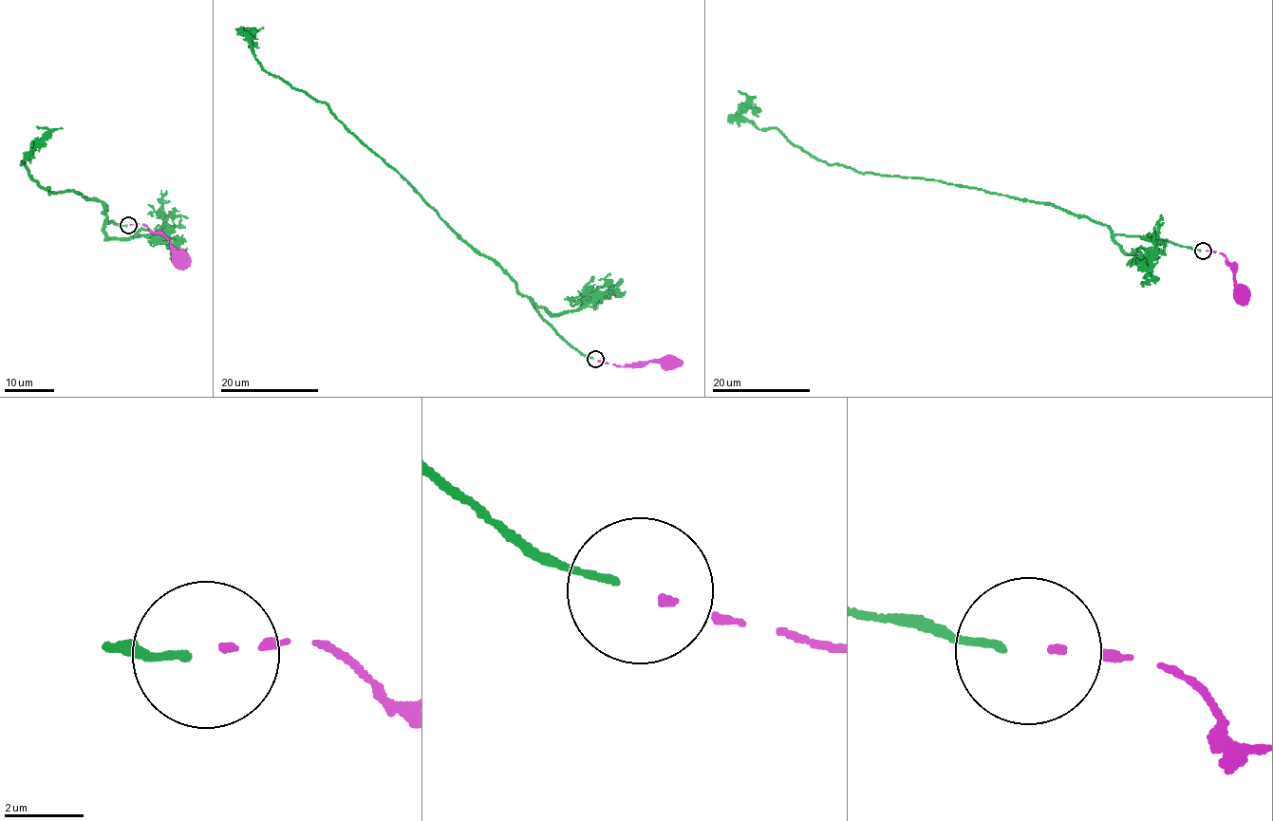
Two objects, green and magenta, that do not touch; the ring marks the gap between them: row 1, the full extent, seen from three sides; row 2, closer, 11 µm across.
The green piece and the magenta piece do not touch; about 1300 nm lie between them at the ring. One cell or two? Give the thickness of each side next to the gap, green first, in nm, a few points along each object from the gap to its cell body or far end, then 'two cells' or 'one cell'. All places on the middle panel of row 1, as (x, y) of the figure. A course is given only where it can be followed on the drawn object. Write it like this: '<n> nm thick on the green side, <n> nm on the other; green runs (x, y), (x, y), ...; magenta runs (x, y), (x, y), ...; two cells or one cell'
190 nm thick on the green side, 150 nm on the other; green runs (593, 358), (563, 338), (505, 270), (480, 255), (327, 105), (265, 71), (248, 37), (252, 29), (235, 28); magenta runs (598, 360), (628, 366), (648, 362), (669, 363); one cell

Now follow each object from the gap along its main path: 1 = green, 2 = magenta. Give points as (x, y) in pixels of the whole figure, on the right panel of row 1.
1: (1200, 251), (1114, 234), (1053, 205), (824, 162), (776, 128), (756, 127), (741, 116), (747, 100), (738, 91)
2: (1206, 251), (1221, 253), (1233, 263), (1236, 291), (1240, 295)

